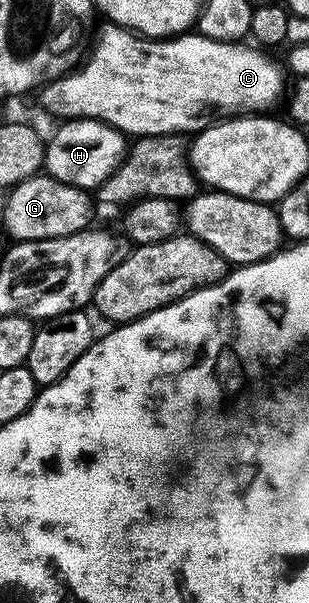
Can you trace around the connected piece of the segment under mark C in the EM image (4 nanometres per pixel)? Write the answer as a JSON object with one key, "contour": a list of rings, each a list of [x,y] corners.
{"contour":[[[113,25],[107,26],[107,31],[103,33],[102,40],[98,43],[98,48],[90,55],[90,60],[82,68],[71,70],[69,73],[45,84],[41,88],[42,107],[50,115],[59,115],[59,120],[69,121],[71,119],[98,119],[101,123],[109,123],[110,126],[130,137],[141,137],[144,135],[173,135],[175,133],[197,133],[203,127],[211,126],[215,121],[221,121],[231,117],[250,117],[255,113],[266,113],[270,106],[282,95],[282,71],[269,59],[265,50],[257,46],[241,43],[221,43],[205,39],[197,33],[183,33],[177,37],[168,39],[147,39],[139,37],[133,31],[127,31]]]}

